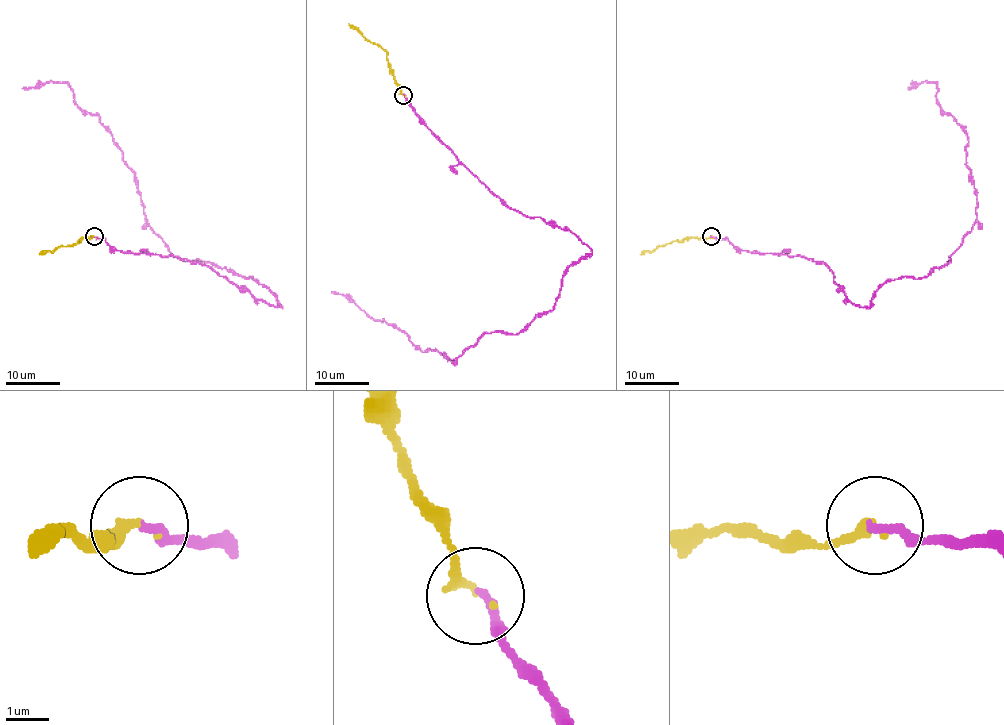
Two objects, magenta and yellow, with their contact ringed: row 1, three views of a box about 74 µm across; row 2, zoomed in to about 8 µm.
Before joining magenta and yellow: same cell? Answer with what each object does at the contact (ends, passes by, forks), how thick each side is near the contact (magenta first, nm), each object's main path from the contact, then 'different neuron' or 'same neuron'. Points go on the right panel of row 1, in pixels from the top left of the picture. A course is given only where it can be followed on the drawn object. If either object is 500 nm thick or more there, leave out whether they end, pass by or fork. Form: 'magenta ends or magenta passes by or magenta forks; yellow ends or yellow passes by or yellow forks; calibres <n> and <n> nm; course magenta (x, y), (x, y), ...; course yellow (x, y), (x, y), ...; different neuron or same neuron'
magenta ends; yellow ends; calibres 190 and 220 nm; course magenta (710, 237), (822, 262), (862, 307), (885, 281), (951, 261), (977, 219), (967, 133), (936, 83), (908, 88); course yellow (712, 237), (687, 237), (640, 254); same neuron

